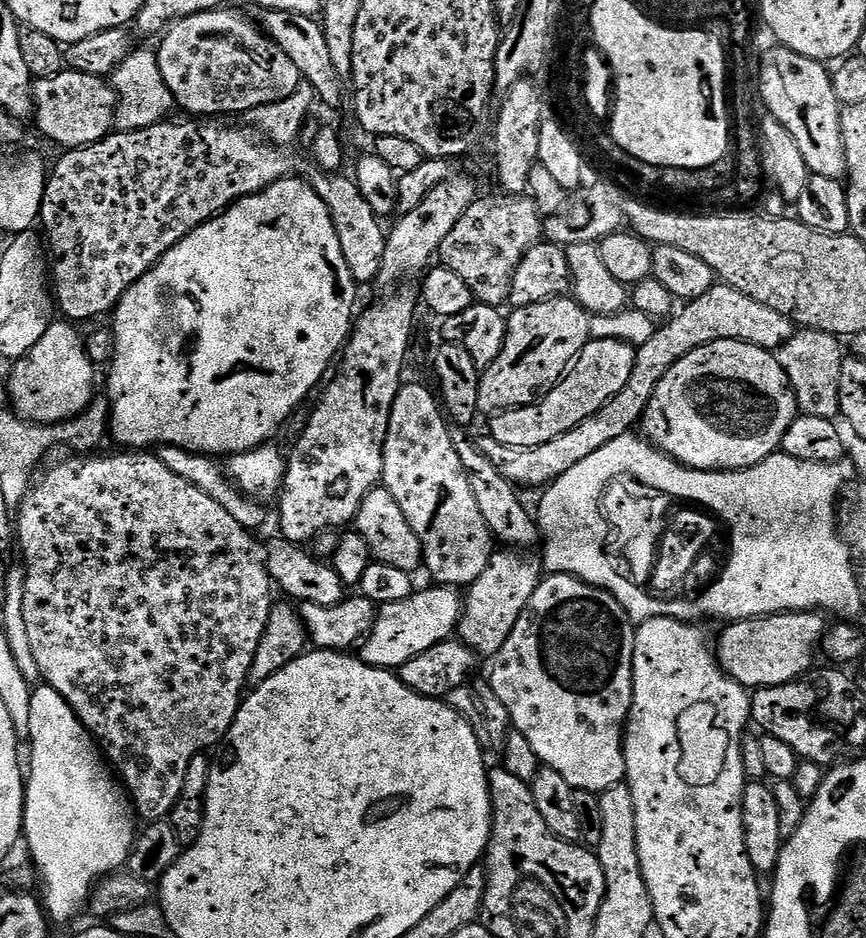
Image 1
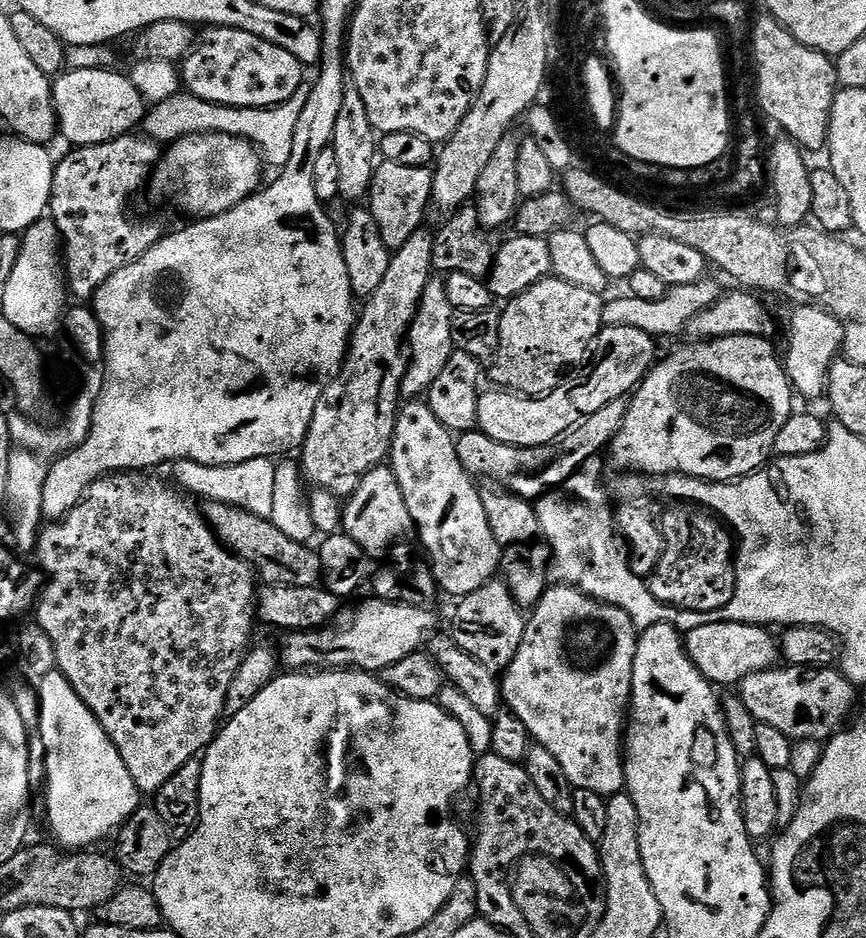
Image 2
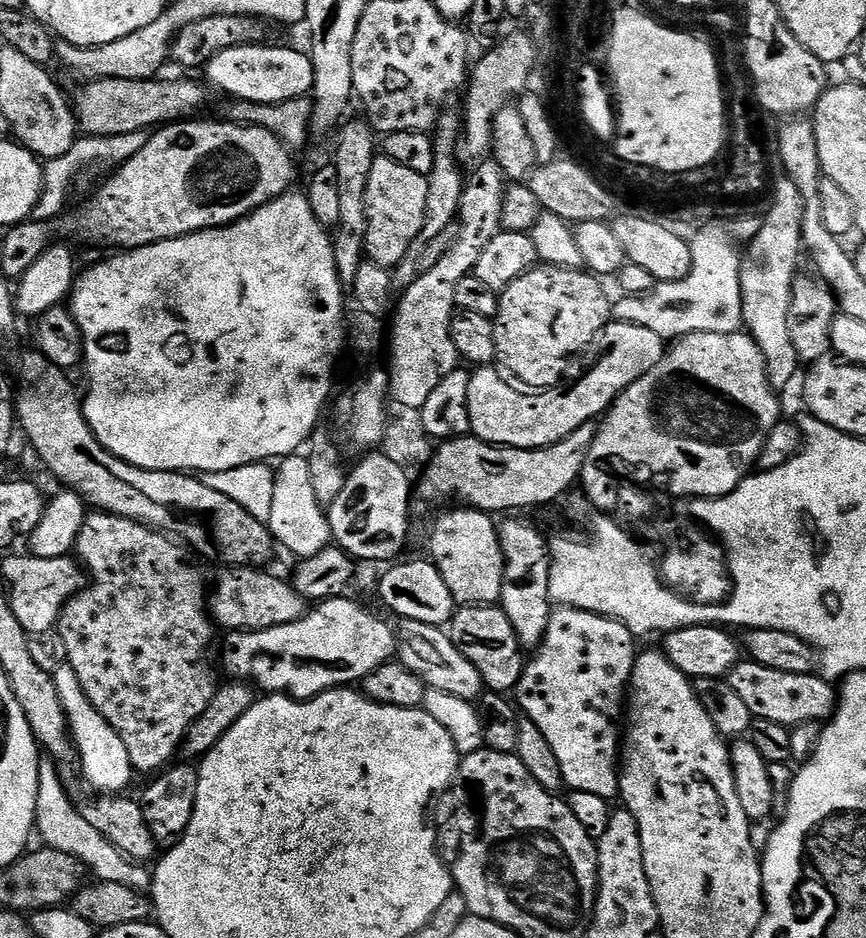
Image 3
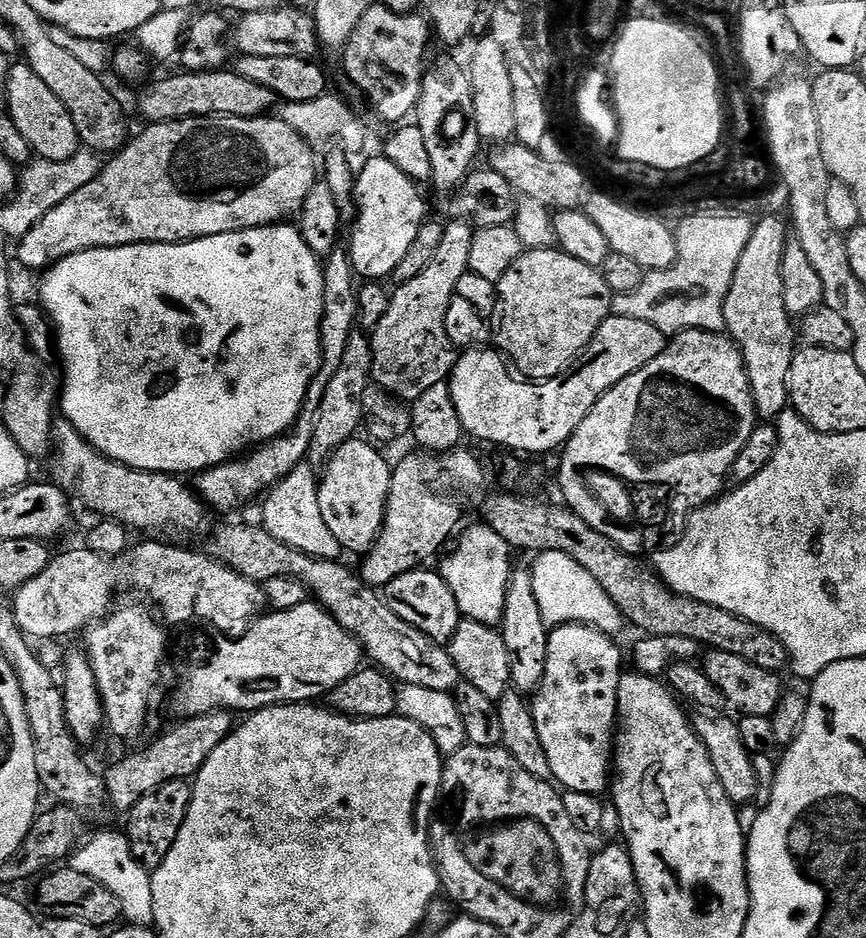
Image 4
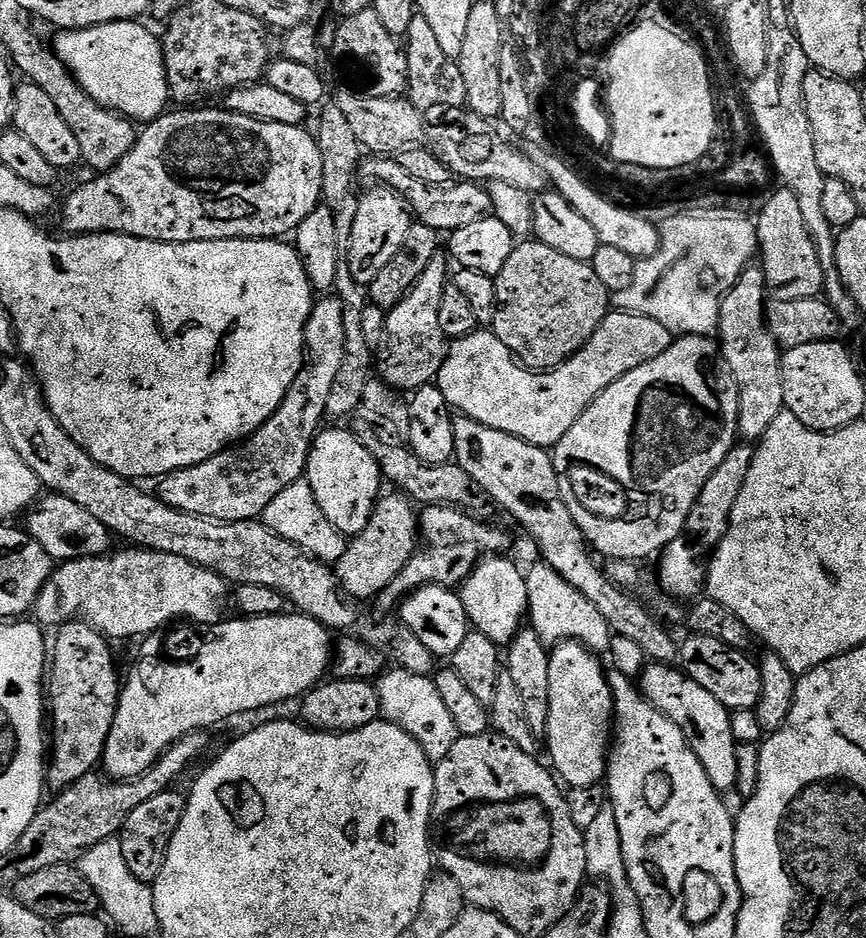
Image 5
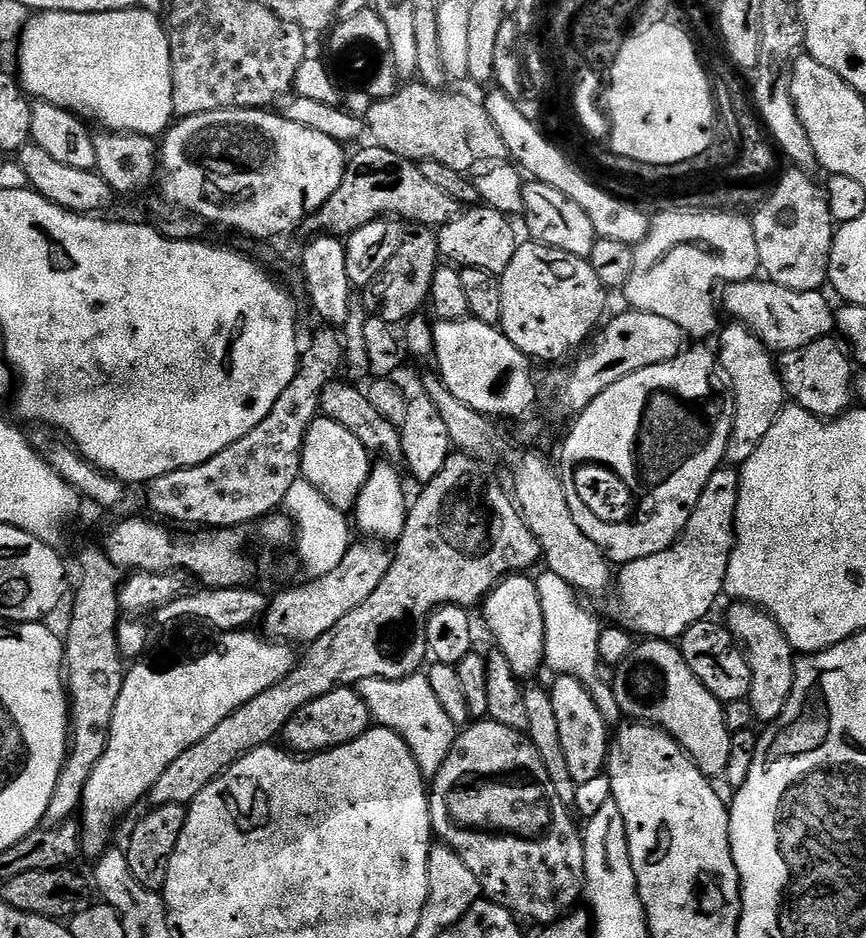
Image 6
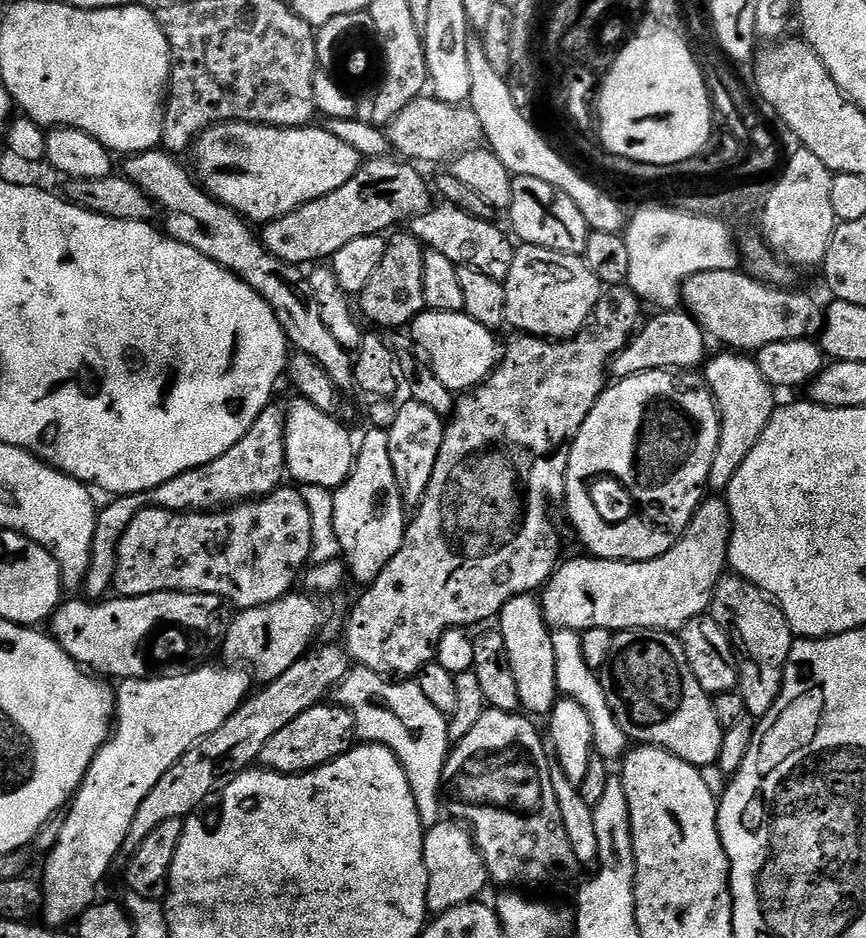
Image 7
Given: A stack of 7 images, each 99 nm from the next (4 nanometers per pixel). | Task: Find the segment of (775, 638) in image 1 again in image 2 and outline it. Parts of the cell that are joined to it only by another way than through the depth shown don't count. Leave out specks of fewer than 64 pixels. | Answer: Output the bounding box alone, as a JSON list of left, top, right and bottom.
[683,620,778,686]

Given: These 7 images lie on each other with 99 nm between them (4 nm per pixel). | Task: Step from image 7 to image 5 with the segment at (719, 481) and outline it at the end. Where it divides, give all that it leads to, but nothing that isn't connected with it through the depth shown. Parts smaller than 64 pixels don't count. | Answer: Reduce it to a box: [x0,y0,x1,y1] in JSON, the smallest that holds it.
[718,266,785,442]

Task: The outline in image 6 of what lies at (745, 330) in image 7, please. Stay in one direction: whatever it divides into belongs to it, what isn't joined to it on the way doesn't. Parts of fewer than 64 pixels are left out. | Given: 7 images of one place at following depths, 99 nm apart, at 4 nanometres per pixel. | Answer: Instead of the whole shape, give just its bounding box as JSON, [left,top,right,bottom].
[723,278,834,354]

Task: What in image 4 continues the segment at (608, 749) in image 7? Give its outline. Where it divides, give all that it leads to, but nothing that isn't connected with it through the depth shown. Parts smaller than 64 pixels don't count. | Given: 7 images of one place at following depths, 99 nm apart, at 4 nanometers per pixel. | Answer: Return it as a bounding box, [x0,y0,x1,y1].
[533,552,625,637]

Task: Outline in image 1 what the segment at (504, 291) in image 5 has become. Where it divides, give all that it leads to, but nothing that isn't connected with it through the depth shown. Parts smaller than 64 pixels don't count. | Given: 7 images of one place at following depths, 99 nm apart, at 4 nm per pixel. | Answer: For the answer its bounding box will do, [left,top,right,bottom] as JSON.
[478,295,592,414]

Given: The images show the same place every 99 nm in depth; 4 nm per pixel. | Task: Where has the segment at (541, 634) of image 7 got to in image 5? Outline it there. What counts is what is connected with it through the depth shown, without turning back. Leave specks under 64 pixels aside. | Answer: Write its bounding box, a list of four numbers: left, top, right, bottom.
[459,554,529,646]

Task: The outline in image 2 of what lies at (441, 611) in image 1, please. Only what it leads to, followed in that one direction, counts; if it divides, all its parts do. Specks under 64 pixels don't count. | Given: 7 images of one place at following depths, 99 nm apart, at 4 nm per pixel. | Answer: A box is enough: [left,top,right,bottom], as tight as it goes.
[278,598,436,674]

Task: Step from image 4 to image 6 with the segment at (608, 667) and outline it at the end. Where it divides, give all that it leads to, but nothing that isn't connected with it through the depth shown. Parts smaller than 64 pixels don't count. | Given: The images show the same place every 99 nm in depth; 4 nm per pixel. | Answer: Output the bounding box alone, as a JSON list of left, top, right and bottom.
[550,675,610,785]

